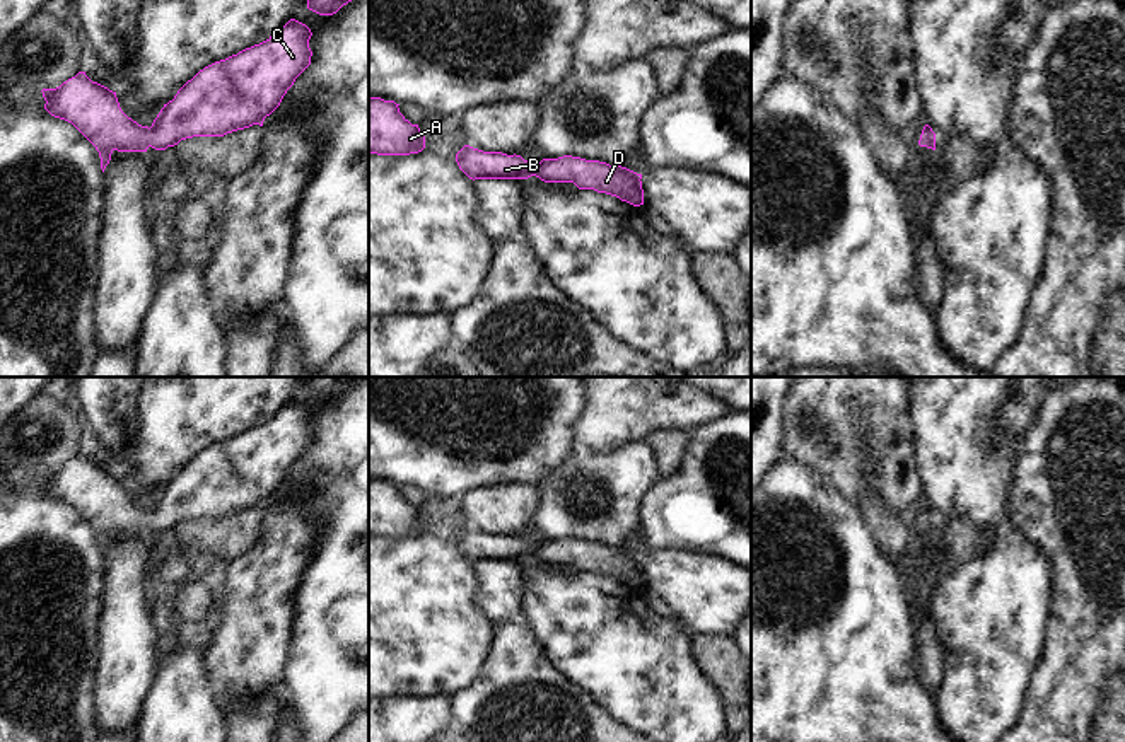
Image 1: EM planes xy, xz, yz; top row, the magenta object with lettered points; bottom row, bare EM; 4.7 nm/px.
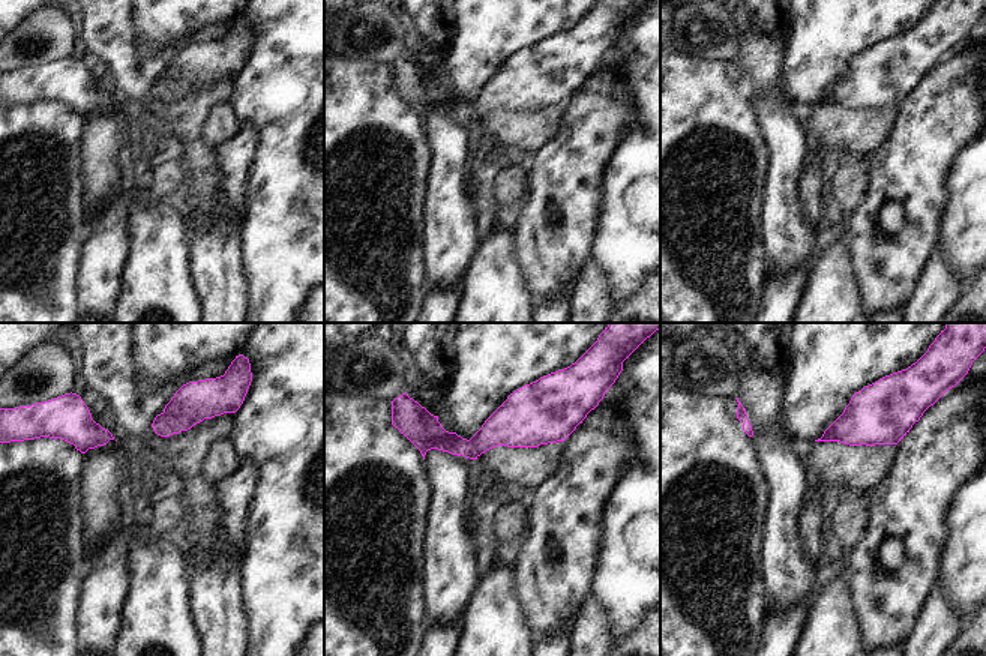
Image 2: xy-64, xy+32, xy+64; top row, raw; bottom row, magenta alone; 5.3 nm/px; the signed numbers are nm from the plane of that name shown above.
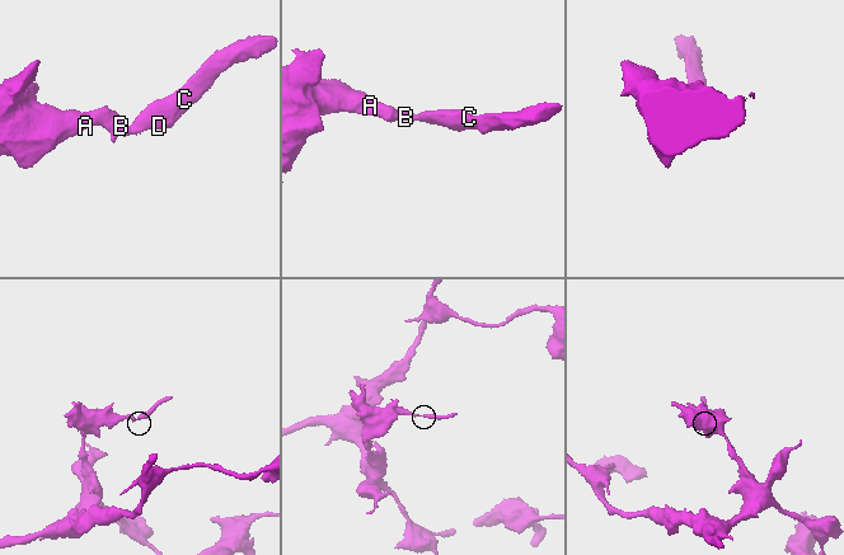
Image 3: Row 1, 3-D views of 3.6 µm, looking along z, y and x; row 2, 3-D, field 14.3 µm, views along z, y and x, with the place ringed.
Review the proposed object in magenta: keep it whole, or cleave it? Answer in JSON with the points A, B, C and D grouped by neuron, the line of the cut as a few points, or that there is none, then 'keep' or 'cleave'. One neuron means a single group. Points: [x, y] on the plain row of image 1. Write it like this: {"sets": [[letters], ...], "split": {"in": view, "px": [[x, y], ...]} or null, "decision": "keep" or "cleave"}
{"sets": [["A", "B", "C", "D"]], "split": null, "decision": "keep"}

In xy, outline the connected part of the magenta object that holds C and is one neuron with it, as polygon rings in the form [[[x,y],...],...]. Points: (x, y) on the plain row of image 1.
[[[290,401],[266,423],[205,449],[164,486],[150,510],[128,500],[116,474],[92,464],[85,454],[79,454],[56,471],[43,471],[44,491],[72,505],[96,529],[104,554],[114,532],[147,534],[149,529],[166,532],[193,519],[224,519],[253,507],[263,508],[265,500],[280,488],[295,461],[311,447],[311,418],[306,406]]]

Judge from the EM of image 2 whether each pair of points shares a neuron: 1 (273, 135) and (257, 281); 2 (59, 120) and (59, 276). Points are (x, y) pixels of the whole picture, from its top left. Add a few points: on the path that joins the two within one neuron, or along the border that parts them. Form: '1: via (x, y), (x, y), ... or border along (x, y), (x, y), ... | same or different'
1: via (273, 171), (273, 245) | same
2: via (68, 159), (71, 230), (66, 237) | same

